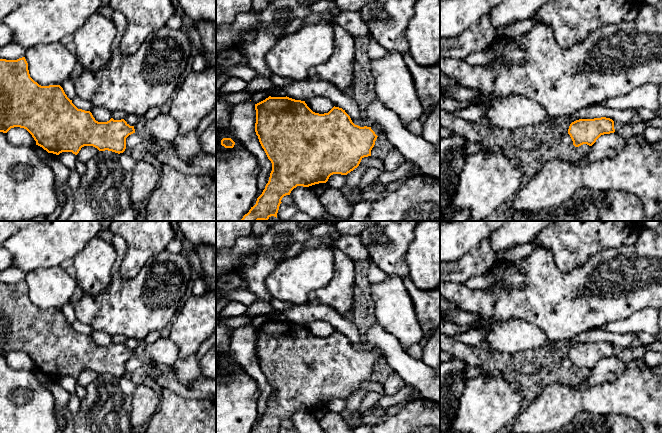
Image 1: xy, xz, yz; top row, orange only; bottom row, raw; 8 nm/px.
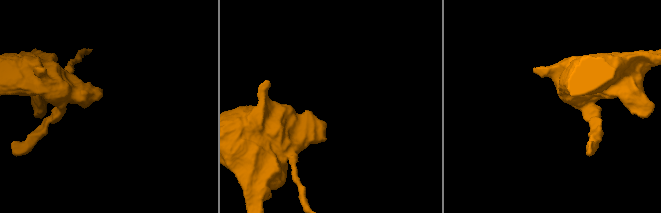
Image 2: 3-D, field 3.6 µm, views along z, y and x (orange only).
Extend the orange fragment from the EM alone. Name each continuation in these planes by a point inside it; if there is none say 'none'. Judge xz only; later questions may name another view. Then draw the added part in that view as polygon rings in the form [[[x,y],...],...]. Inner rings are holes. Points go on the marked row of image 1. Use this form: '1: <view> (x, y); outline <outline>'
1: xz (378, 129); outline [[[373,124],[371,126],[371,129],[375,132],[375,134],[377,136],[379,136],[380,134],[383,134],[384,133],[384,129],[382,126],[378,125],[378,124]]]

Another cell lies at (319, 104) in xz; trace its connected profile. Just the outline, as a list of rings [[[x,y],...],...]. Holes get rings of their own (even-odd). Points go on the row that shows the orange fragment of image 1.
[[[314,96],[305,100],[307,106],[315,113],[324,114],[328,113],[334,104],[325,96]]]

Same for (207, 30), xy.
[[[200,21],[194,25],[201,38],[203,46],[201,54],[204,55],[207,66],[216,68],[216,23]]]

